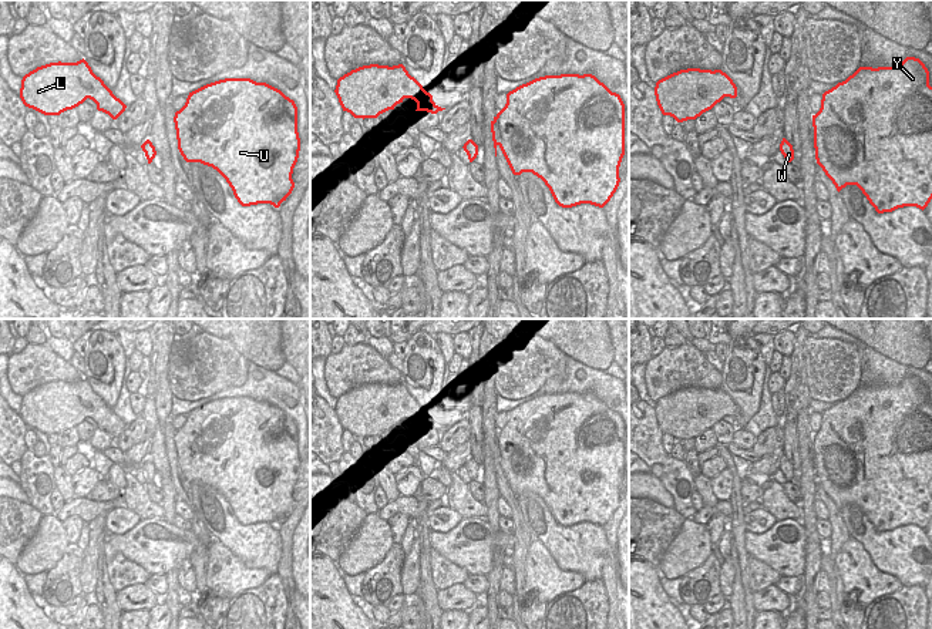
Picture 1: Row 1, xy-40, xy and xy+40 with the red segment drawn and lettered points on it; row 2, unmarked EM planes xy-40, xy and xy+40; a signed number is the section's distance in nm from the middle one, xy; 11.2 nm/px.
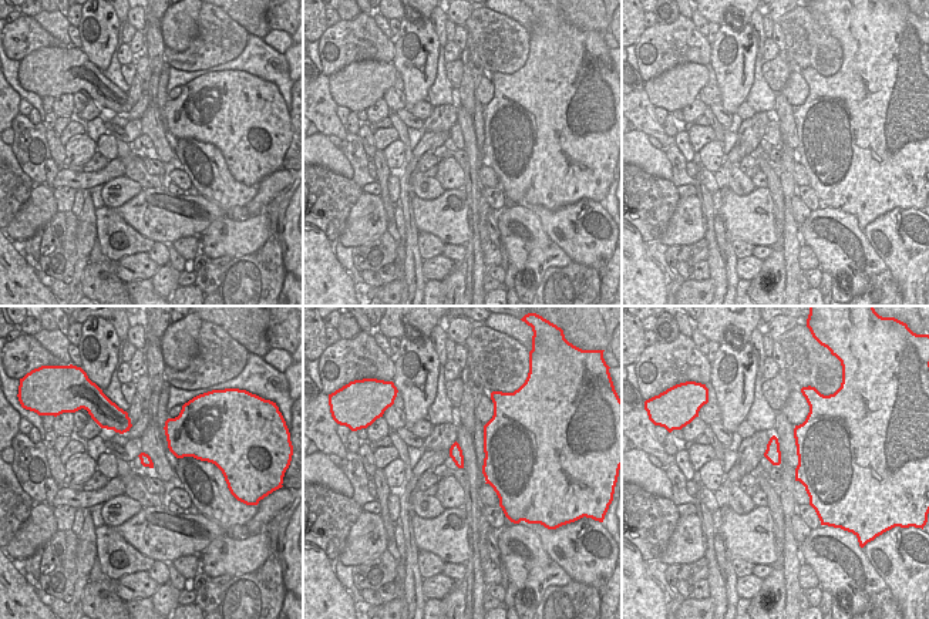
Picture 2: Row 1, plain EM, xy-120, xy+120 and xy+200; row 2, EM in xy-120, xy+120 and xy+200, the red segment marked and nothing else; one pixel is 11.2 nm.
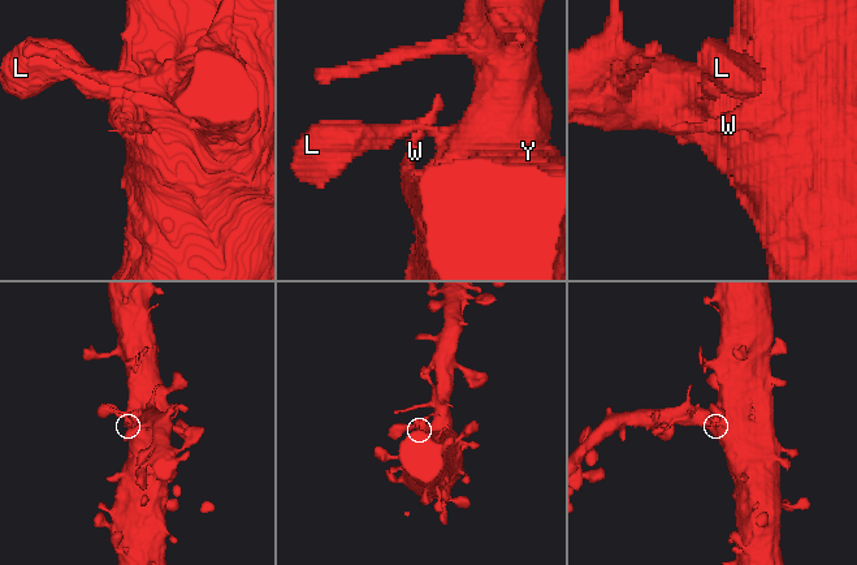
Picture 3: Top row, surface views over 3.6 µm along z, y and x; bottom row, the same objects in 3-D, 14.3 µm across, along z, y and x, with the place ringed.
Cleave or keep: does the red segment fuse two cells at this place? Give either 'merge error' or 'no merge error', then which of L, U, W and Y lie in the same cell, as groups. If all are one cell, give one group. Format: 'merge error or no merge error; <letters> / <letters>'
no merge error; L U W Y

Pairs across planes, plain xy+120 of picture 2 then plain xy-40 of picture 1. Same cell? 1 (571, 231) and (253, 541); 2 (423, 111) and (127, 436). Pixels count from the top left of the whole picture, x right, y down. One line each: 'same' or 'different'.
1: same
2: different

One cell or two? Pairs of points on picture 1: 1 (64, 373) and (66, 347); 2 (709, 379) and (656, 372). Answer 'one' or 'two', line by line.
1: two
2: one

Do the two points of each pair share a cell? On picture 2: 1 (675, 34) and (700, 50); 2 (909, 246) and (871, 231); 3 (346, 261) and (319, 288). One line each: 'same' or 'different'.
1: same
2: same
3: different

